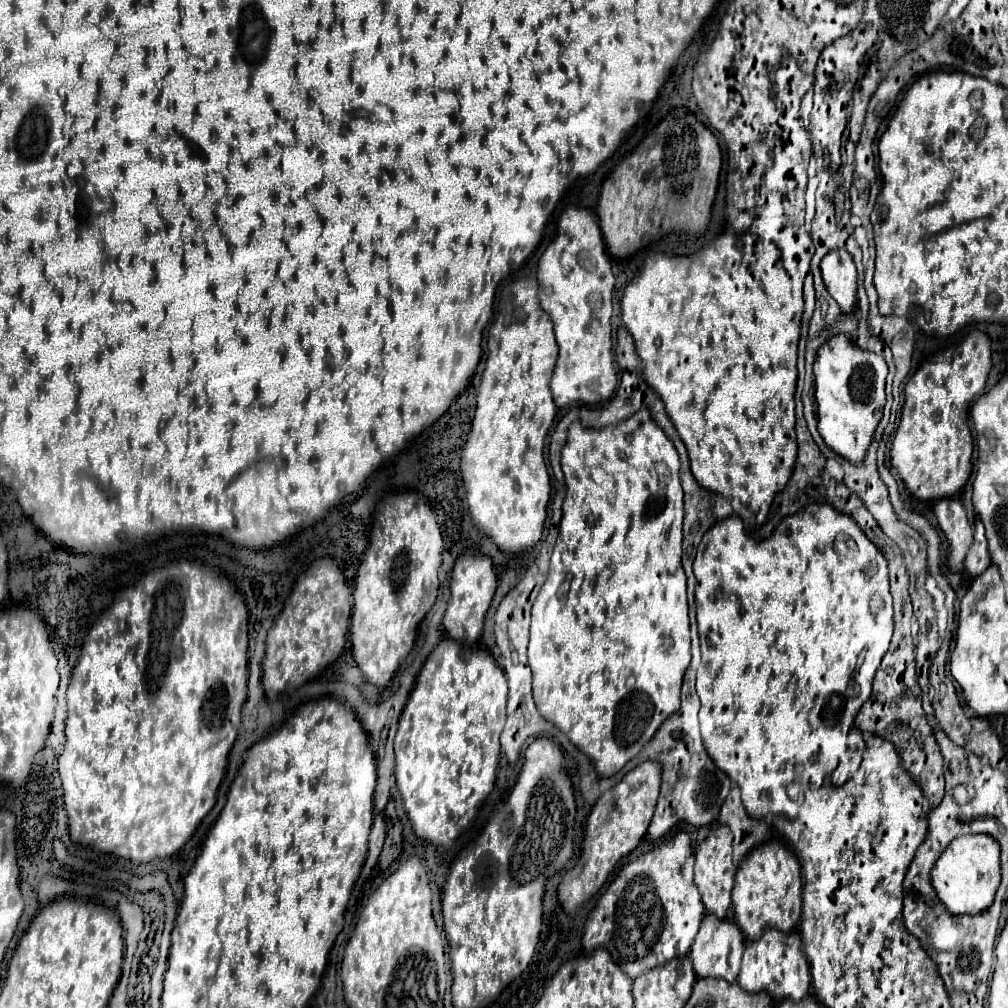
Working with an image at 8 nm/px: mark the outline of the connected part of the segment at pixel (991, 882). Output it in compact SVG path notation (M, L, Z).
M985 833L965 835L955 839L931 869L931 883L937 897L953 915L979 915L993 905L995 893L1001 883L999 843Z

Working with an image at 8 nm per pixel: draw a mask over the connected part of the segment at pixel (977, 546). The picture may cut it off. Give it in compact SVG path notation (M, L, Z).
M975 519L973 543L971 543L969 553L967 553L967 559L965 559L965 571L967 571L971 577L977 577L977 575L981 575L989 565L991 565L991 557L989 557L989 549L987 549L985 529L983 529L983 523L979 523L979 519Z

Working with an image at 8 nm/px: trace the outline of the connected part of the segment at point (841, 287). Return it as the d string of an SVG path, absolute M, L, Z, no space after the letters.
M831 251L821 261L821 275L829 295L837 301L845 315L851 315L857 305L857 271L847 251Z

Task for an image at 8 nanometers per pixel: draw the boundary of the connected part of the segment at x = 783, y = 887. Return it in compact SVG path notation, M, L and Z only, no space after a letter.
M769 841L753 849L739 865L733 887L735 921L739 923L745 939L759 939L765 927L791 933L801 919L801 891L801 867L789 845L781 841Z

